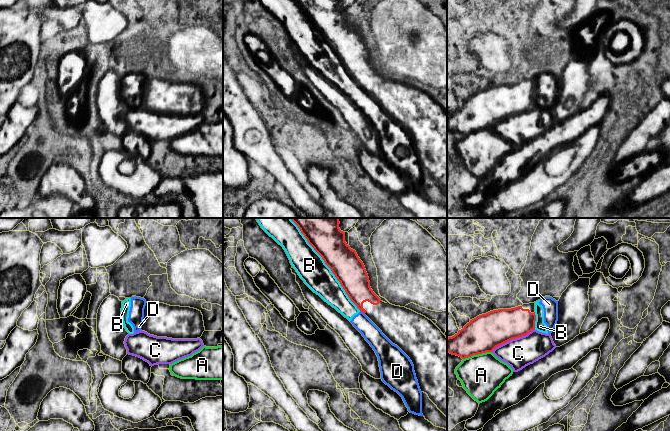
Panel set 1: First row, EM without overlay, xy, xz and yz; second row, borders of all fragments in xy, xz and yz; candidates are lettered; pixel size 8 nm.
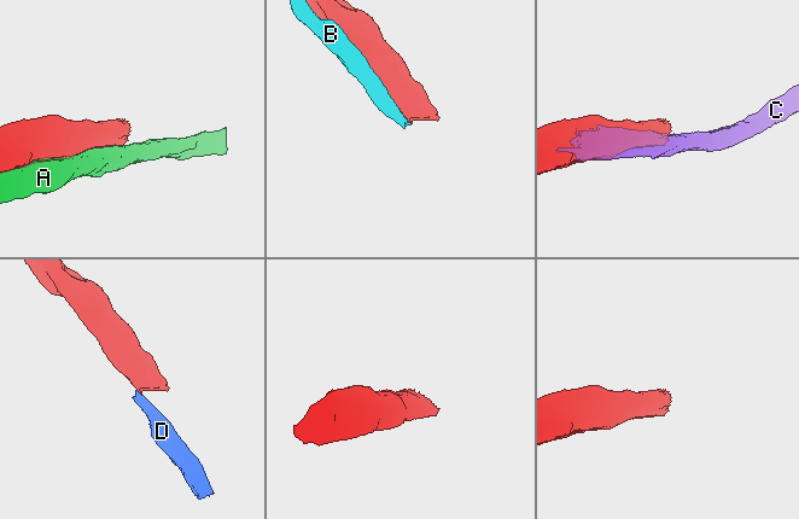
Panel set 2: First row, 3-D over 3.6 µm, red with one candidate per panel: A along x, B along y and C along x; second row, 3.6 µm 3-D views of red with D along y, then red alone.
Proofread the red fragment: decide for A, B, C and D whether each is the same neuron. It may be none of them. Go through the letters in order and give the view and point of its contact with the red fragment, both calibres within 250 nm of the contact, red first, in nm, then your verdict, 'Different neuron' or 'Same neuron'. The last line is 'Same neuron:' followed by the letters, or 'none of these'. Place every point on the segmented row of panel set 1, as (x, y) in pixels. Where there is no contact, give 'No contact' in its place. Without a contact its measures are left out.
A: Touches red at yz (477, 354). Thickness 300 nm (red) against 340 nm. Different neuron
B: Touches red at xz (325, 263). Thickness 280 nm (red) against 240 nm. Different neuron
C: Touches red at yz (512, 338). Thickness 300 nm (red) against 240 nm. Different neuron
D: Touches red at xz (362, 311). Thickness 220 nm (red) against 150 nm. Different neuron
Same neuron: none of these

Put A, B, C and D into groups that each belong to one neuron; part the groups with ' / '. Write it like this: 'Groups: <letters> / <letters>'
Groups: A / B D / C

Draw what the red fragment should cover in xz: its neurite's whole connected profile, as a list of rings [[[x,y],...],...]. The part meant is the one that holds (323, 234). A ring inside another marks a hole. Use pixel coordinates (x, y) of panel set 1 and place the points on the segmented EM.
[[[291,218],[291,220],[298,226],[301,233],[307,239],[308,243],[314,248],[314,250],[322,257],[325,264],[331,269],[332,273],[335,275],[337,280],[340,282],[341,286],[345,290],[346,294],[350,300],[357,306],[357,308],[363,312],[381,331],[382,333],[395,345],[397,345],[412,361],[414,365],[414,371],[421,392],[428,395],[429,399],[437,406],[437,408],[447,417],[447,337],[441,332],[441,330],[428,318],[418,314],[405,307],[395,306],[389,302],[383,302],[371,289],[368,274],[366,272],[363,262],[358,257],[355,250],[351,249],[350,246],[345,242],[345,232],[341,231],[339,228],[339,218]]]

